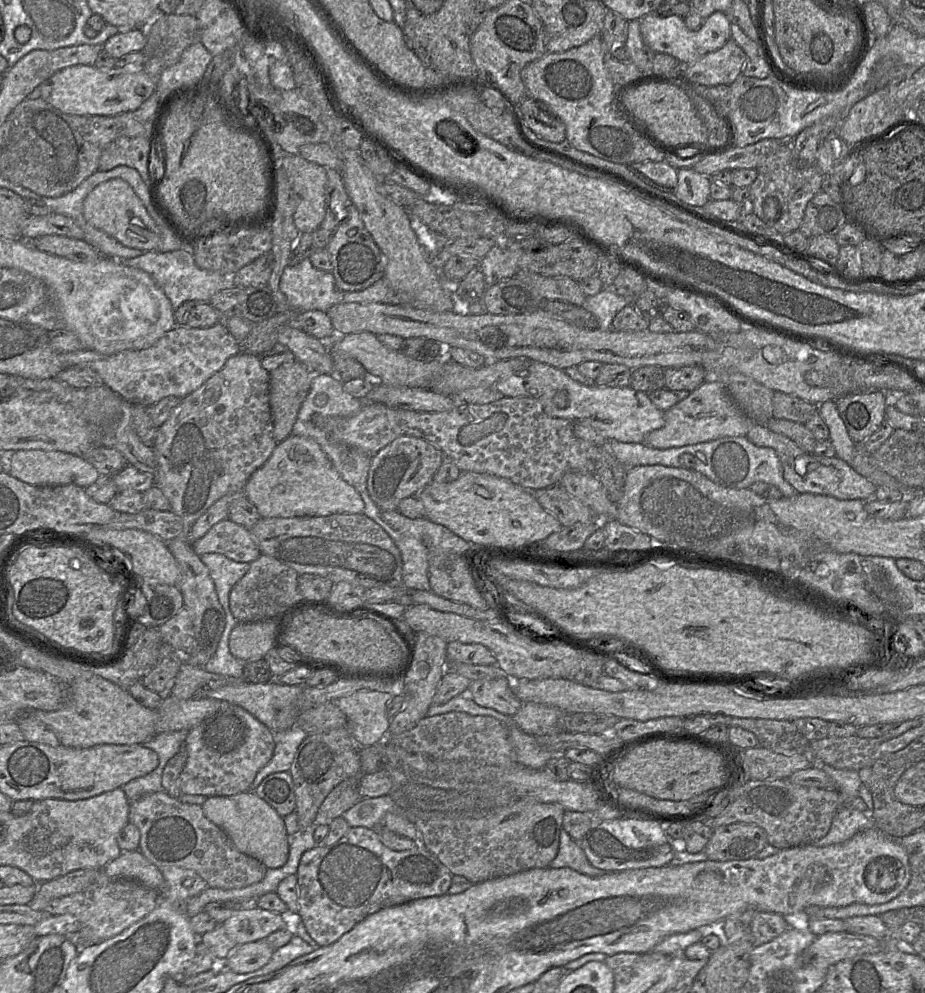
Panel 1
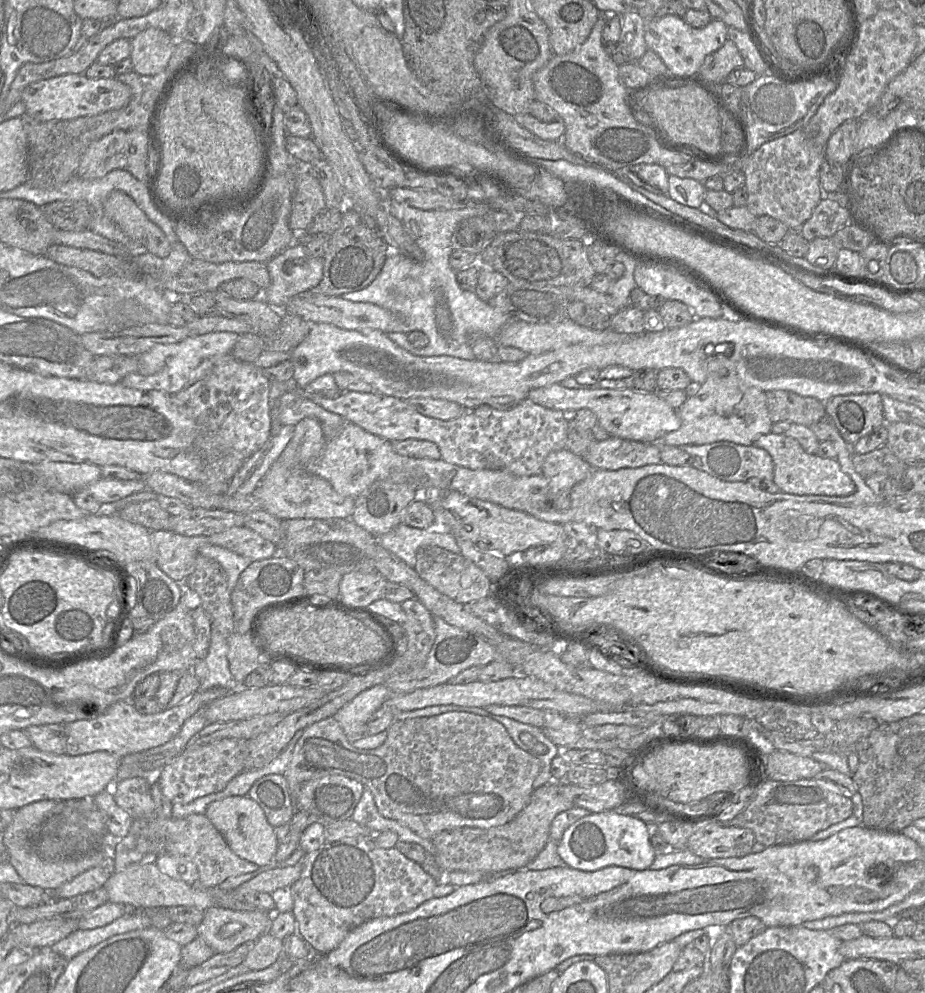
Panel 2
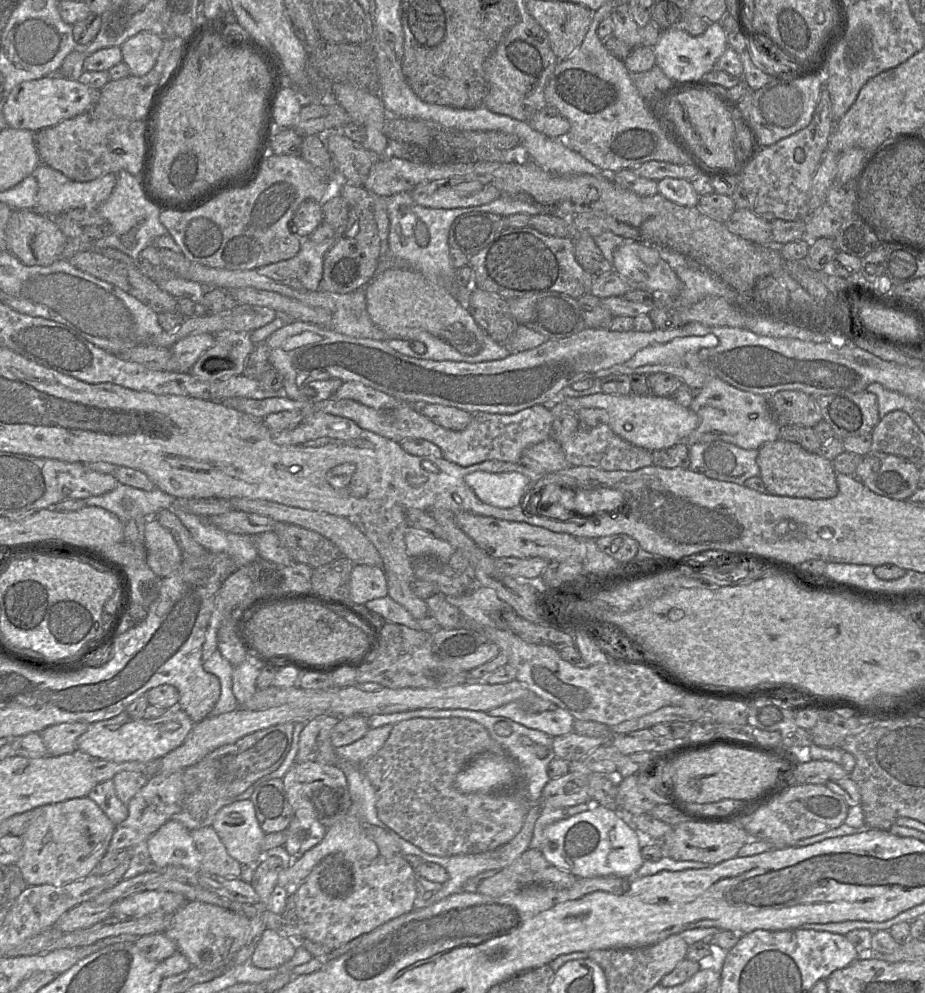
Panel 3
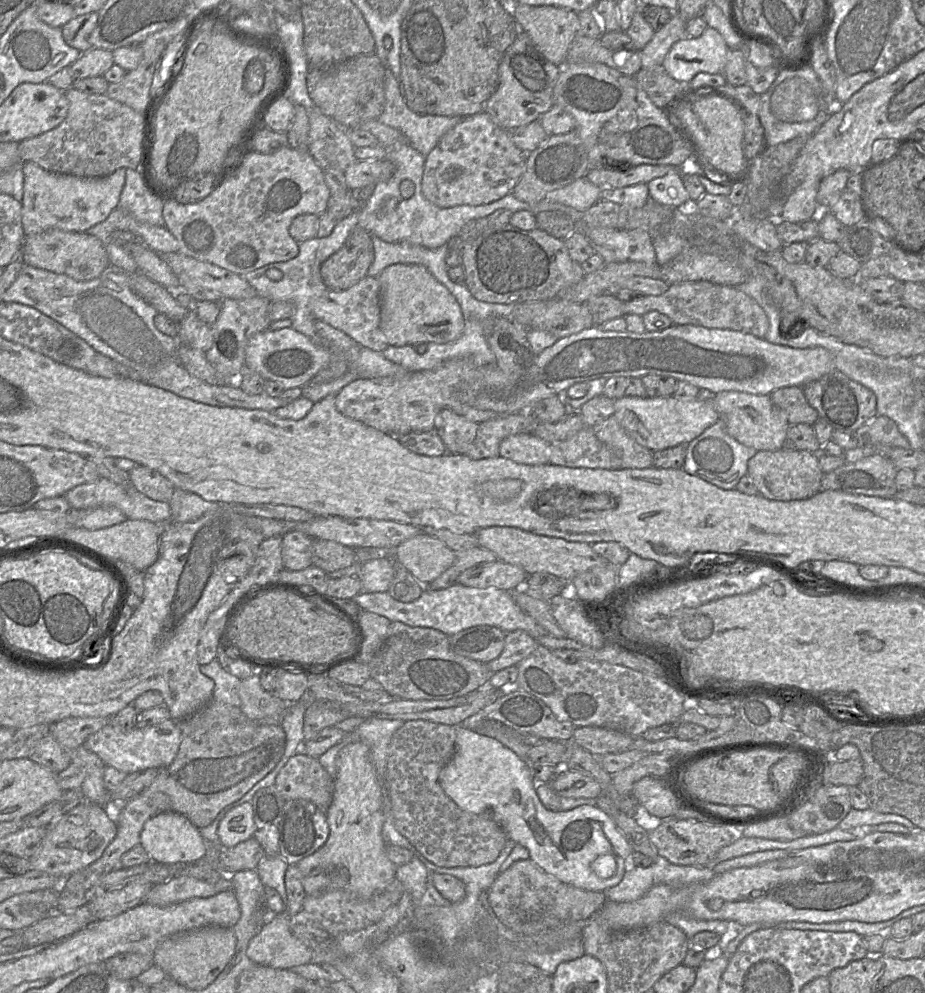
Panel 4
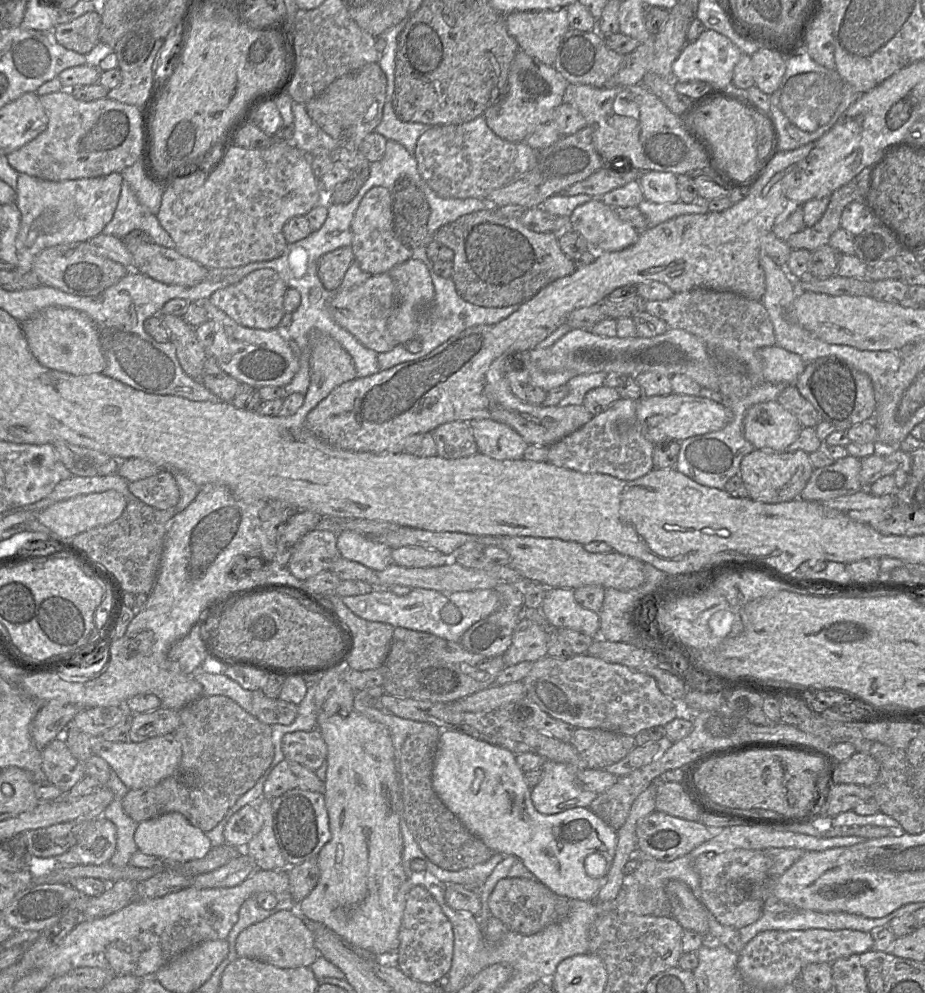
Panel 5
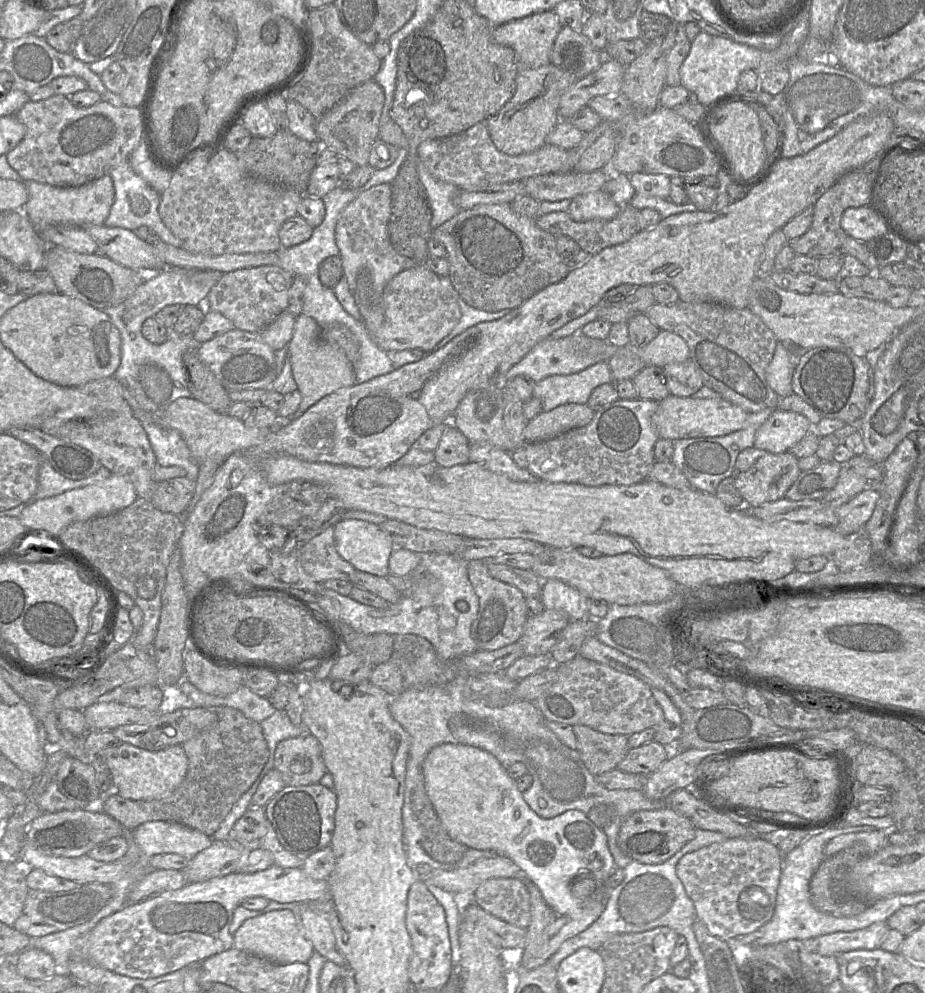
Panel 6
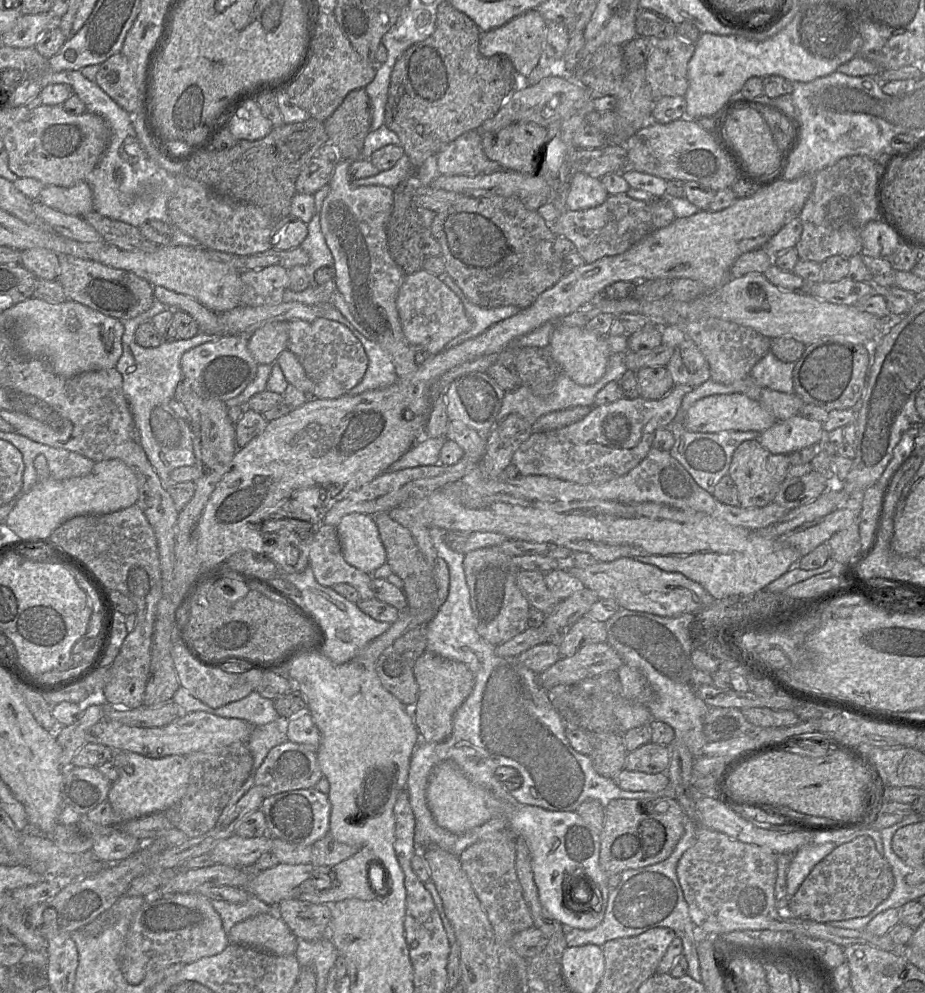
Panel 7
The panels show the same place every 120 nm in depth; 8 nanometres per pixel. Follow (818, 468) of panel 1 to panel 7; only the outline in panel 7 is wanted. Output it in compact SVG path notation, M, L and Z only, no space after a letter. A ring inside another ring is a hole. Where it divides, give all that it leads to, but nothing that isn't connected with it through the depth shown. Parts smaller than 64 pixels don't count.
M757 439L742 442L733 452L728 471L737 488L739 506L764 507L772 503L780 485L787 478L790 466L788 455L770 453Z

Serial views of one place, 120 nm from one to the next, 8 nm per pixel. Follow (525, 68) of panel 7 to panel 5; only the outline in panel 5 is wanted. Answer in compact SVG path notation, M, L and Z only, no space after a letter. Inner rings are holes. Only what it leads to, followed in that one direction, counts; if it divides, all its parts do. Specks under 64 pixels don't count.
M566 7L541 11L515 11L506 15L508 33L516 40L519 50L545 63L554 66L559 46L570 29Z

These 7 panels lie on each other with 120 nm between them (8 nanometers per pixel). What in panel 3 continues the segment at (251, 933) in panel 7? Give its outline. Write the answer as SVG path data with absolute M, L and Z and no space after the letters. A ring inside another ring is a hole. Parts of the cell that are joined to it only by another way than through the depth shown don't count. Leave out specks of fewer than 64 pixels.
M266 928L251 961L261 969L278 968L294 956L297 947L296 940Z

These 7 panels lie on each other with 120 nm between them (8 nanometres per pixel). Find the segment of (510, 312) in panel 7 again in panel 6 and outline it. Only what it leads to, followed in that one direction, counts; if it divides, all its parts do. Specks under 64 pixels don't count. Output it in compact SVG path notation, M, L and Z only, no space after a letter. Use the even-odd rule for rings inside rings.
M448 275L439 276L439 278L442 285L448 291L450 291L452 296L457 300L461 309L461 319L459 323L450 332L450 334L447 335L444 339L442 339L431 352L441 349L447 343L449 343L454 337L458 336L468 328L477 325L481 322L488 322L500 319L511 311L511 309L504 309L497 312L488 312L474 308L470 306L468 303L466 303L465 300L461 297L461 295L453 286L453 283Z

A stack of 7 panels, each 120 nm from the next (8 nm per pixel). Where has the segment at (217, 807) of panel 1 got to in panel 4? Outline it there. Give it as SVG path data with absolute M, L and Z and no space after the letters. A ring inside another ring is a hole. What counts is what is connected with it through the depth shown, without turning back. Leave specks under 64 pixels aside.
M250 802L229 810L218 825L219 844L222 847L234 847L253 837L255 822Z

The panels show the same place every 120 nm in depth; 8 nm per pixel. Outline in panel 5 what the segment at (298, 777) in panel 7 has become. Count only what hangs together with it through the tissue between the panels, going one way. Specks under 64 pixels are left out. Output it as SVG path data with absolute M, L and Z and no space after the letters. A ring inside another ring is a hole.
M318 729L287 733L282 738L285 759L316 771L327 758L327 745Z

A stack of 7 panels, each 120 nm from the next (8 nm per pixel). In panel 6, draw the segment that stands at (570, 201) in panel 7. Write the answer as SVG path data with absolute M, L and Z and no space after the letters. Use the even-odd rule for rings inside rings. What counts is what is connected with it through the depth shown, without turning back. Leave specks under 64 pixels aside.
M599 190L571 199L568 213L574 221L585 222L594 219L611 220L620 210L620 205L613 202L603 190Z

